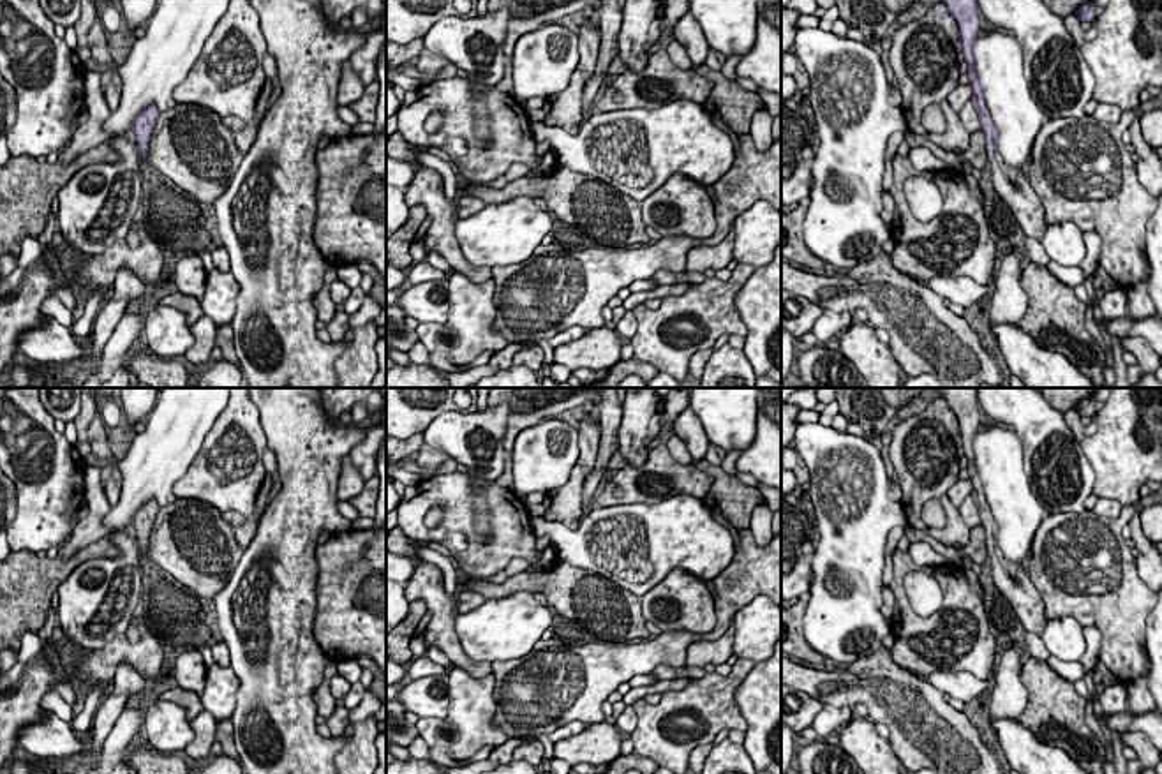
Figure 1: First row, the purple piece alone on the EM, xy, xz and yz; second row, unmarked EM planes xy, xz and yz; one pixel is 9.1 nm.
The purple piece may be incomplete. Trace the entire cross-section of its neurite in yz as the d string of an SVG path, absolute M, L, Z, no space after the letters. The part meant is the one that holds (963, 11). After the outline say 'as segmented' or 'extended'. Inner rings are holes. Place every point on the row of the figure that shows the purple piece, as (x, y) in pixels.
M943 0L950 16L956 19L961 33L963 56L968 63L968 83L973 88L973 104L980 118L980 129L986 136L987 160L991 164L993 183L1003 201L1010 206L1024 238L1042 240L1047 222L1044 208L1032 189L1032 185L1021 176L1021 173L1007 166L996 150L996 125L986 106L984 93L977 78L973 42L980 30L980 19L977 14L977 0Z | extended

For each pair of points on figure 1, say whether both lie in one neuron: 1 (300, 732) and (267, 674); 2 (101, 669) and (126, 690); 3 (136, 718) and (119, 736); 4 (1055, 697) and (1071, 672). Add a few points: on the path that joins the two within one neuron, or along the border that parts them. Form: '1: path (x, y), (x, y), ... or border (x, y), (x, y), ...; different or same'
1: path (286, 718), (275, 707), (275, 688); same
2: border (147, 679), (122, 663), (111, 681); different
3: path (133, 721), (122, 732); same
4: border (1046, 660), (1072, 684); different

